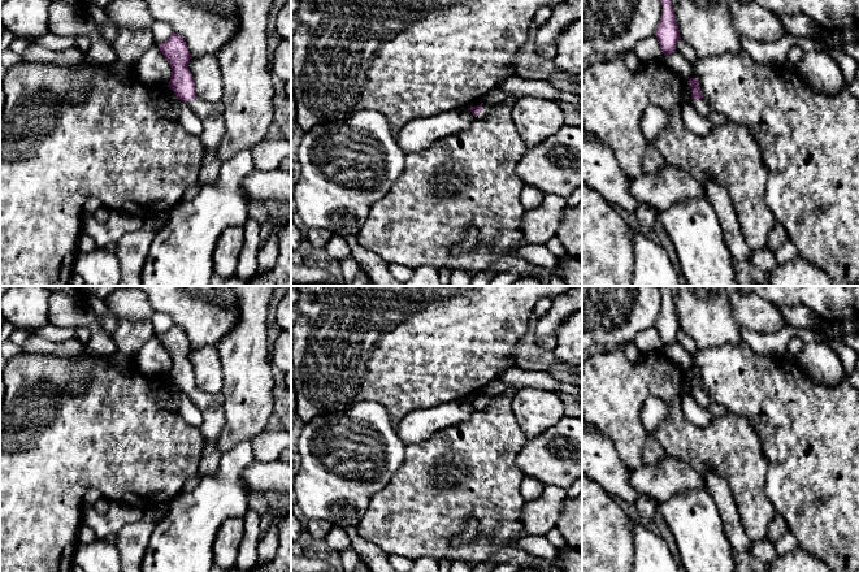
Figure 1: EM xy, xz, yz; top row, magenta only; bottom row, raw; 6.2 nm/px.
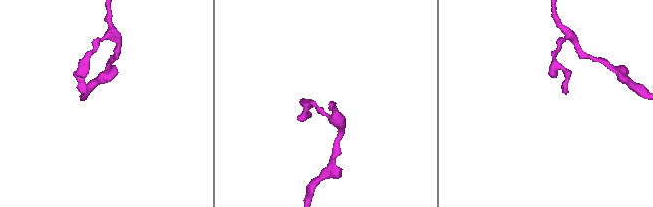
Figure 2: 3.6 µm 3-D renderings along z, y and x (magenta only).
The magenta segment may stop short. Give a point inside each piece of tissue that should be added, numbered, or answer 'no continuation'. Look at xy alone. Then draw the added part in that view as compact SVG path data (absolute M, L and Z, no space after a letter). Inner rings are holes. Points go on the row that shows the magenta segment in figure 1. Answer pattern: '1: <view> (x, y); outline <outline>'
1: xy (212, 115); outline M199 98L188 100L187 105L201 121L203 126L199 138L205 151L203 165L196 179L196 185L200 188L218 178L222 162L218 160L217 148L225 134L225 107L221 101L211 103Z

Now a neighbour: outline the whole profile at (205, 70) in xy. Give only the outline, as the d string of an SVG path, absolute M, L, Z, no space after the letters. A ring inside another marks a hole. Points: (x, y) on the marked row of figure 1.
M207 53L194 58L190 61L188 69L194 77L198 98L211 103L221 101L224 83L217 55Z

